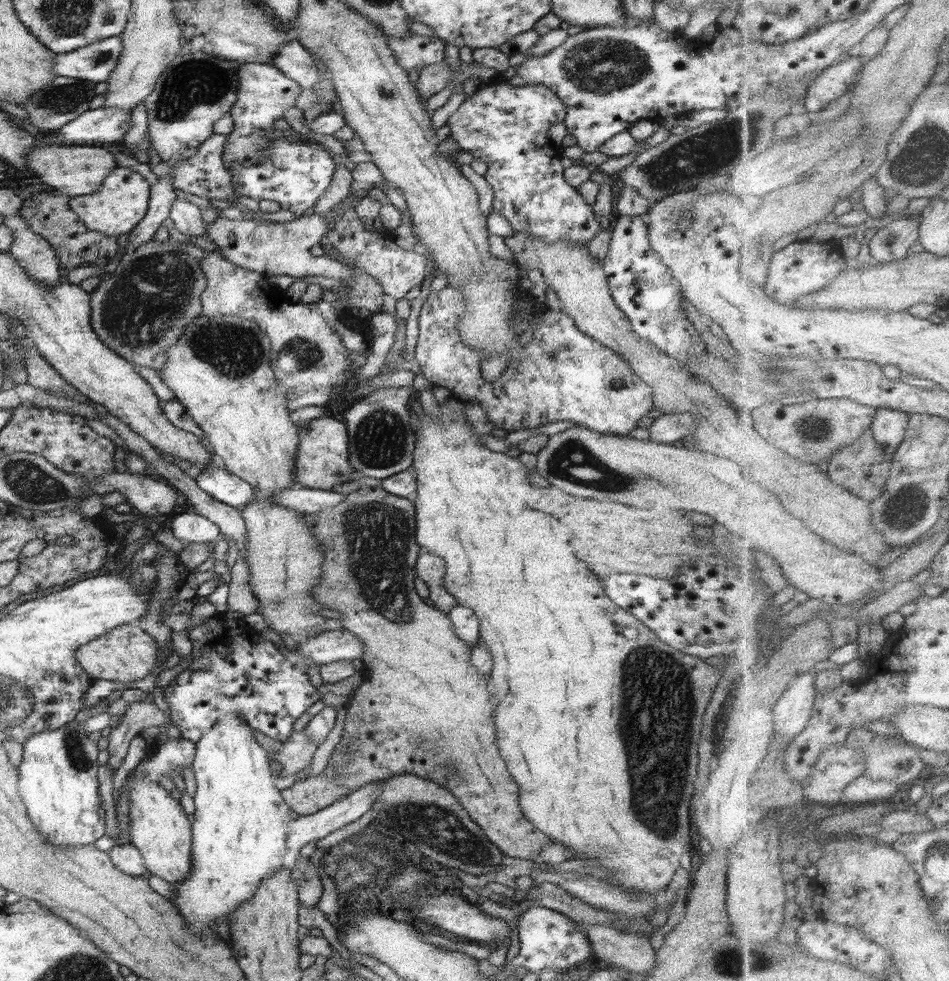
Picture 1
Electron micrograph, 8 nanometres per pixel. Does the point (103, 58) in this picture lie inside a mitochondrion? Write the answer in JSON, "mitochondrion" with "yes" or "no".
{"mitochondrion":"yes"}

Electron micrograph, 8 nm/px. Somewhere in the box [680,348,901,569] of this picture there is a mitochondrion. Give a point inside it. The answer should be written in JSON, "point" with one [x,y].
{"point":[866,465]}

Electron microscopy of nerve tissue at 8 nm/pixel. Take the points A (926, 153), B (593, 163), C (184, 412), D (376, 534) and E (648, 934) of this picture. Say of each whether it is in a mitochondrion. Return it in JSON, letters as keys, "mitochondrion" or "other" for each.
{"A":"mitochondrion","B":"other","C":"other","D":"mitochondrion","E":"other"}

